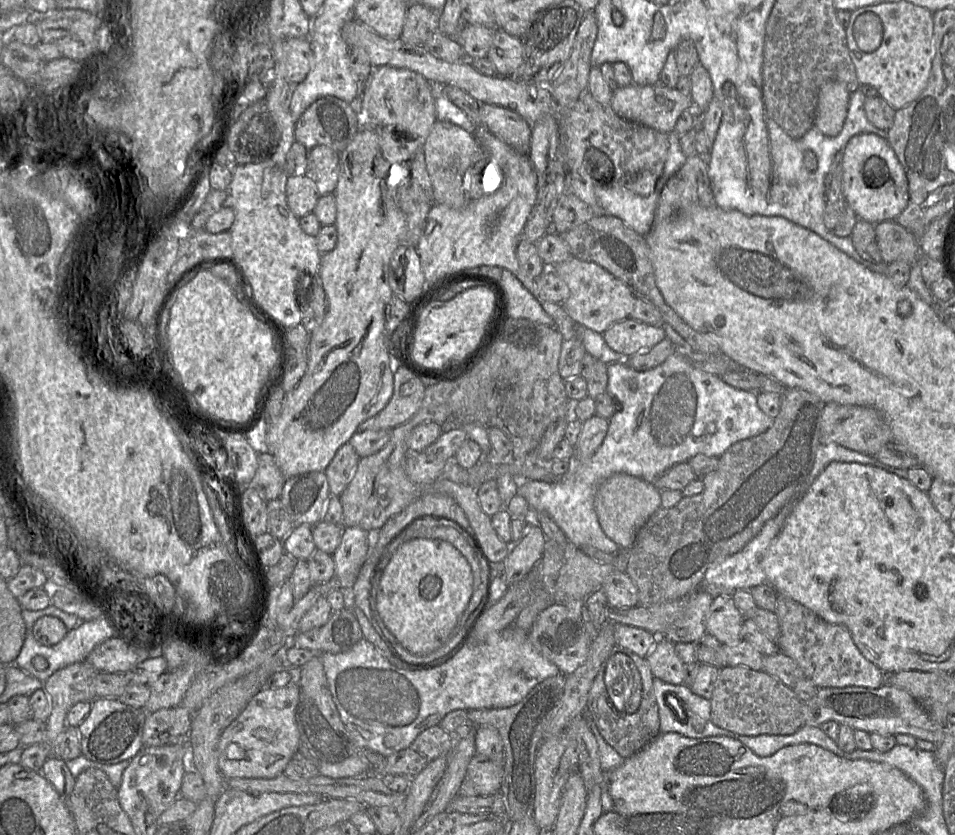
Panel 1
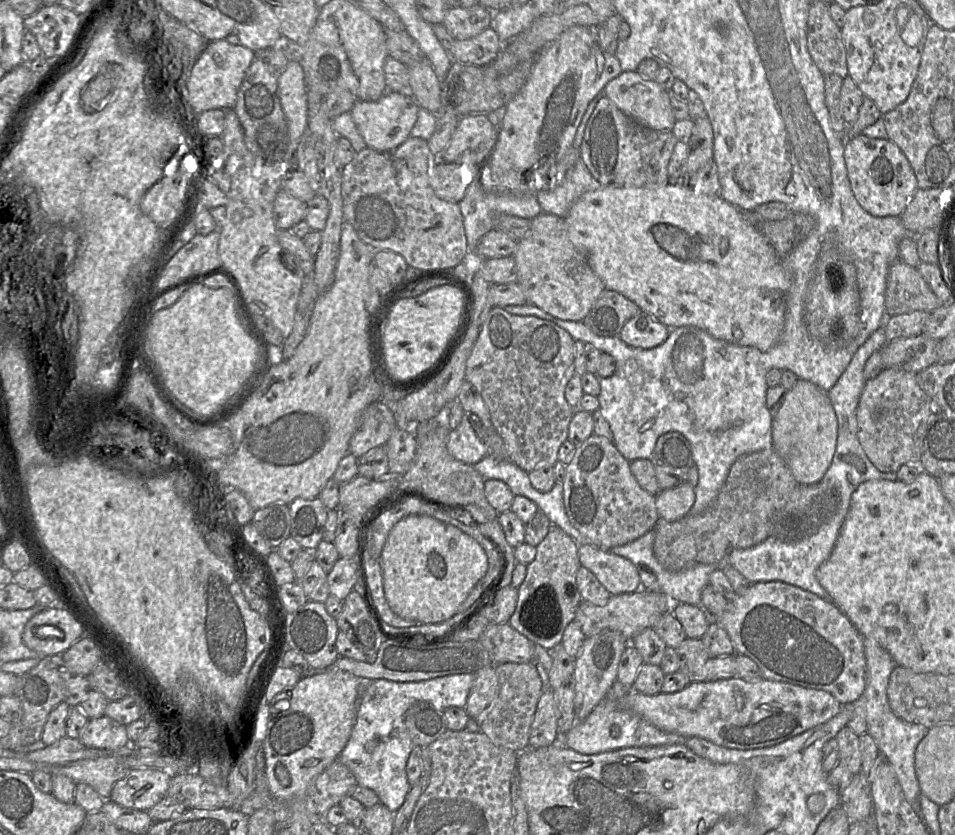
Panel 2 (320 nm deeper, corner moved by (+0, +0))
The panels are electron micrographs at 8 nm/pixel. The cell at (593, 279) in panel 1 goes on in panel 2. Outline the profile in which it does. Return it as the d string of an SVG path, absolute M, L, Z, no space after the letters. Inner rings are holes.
M541 212L530 222L530 229L518 241L513 254L517 267L516 283L521 287L527 303L558 319L581 322L589 313L599 295L606 289L604 283L590 267L587 256L571 242L564 218Z

